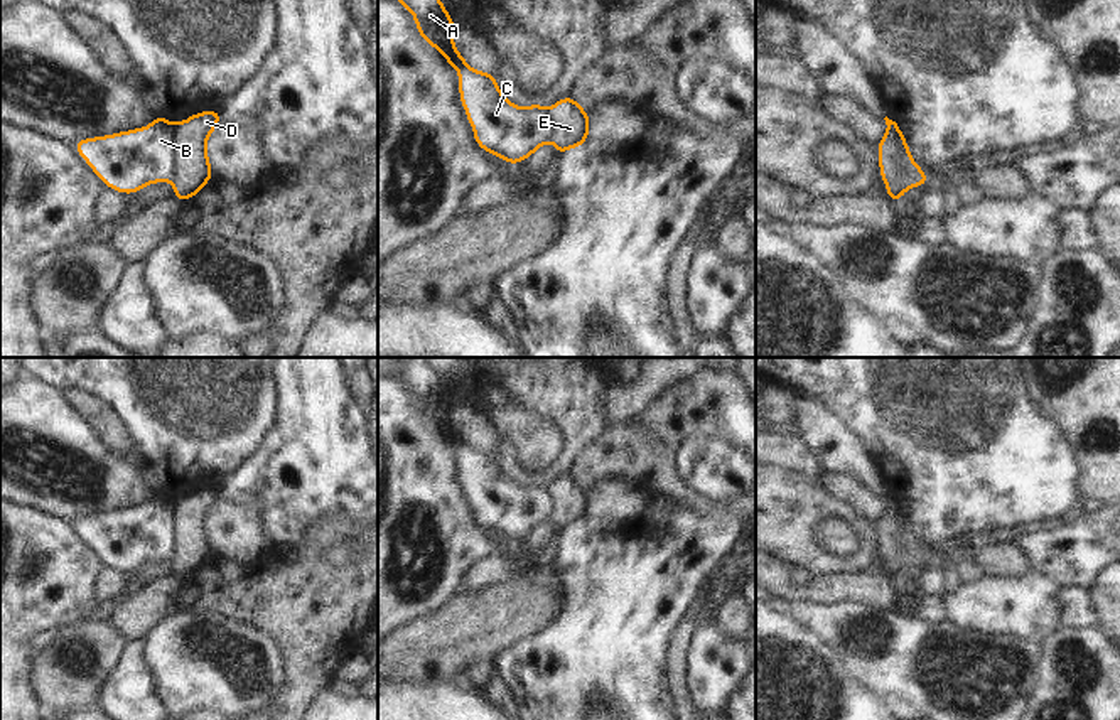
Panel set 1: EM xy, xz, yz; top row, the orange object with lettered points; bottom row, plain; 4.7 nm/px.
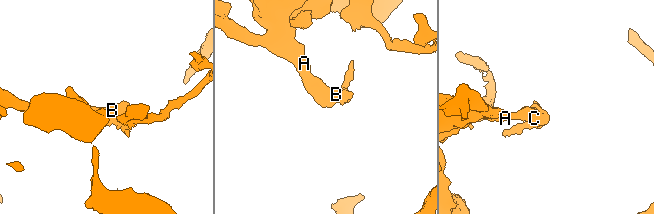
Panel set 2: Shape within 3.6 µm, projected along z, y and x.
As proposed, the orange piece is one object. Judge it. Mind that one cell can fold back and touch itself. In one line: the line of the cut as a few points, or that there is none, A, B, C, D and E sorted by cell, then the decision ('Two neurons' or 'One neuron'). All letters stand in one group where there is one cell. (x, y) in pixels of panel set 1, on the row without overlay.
Split along yz (903, 511), (896, 518), (896, 545), (904, 552). Groups: A B C / D E. Two neurons

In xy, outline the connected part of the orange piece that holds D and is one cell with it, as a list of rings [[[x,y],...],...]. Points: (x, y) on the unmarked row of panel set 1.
[[[216,487],[194,491],[175,501],[177,545],[172,558],[175,580],[194,575],[213,556],[206,524],[209,513],[219,501],[221,496]]]

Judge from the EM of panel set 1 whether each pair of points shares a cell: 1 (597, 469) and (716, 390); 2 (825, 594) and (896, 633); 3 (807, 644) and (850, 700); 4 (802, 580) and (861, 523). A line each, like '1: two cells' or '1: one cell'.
1: one cell
2: two cells
3: one cell
4: two cells

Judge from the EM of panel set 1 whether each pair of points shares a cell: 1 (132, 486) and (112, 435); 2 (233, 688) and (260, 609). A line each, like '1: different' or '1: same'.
1: different
2: different

